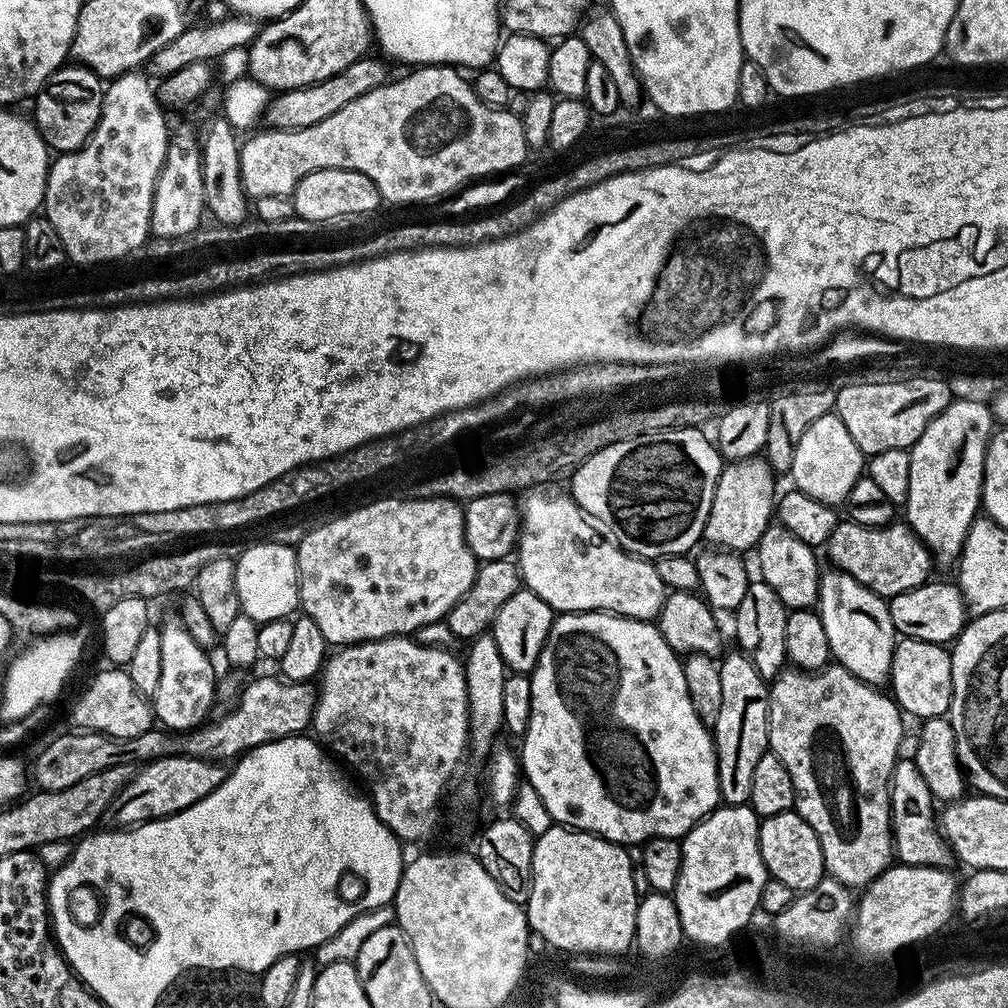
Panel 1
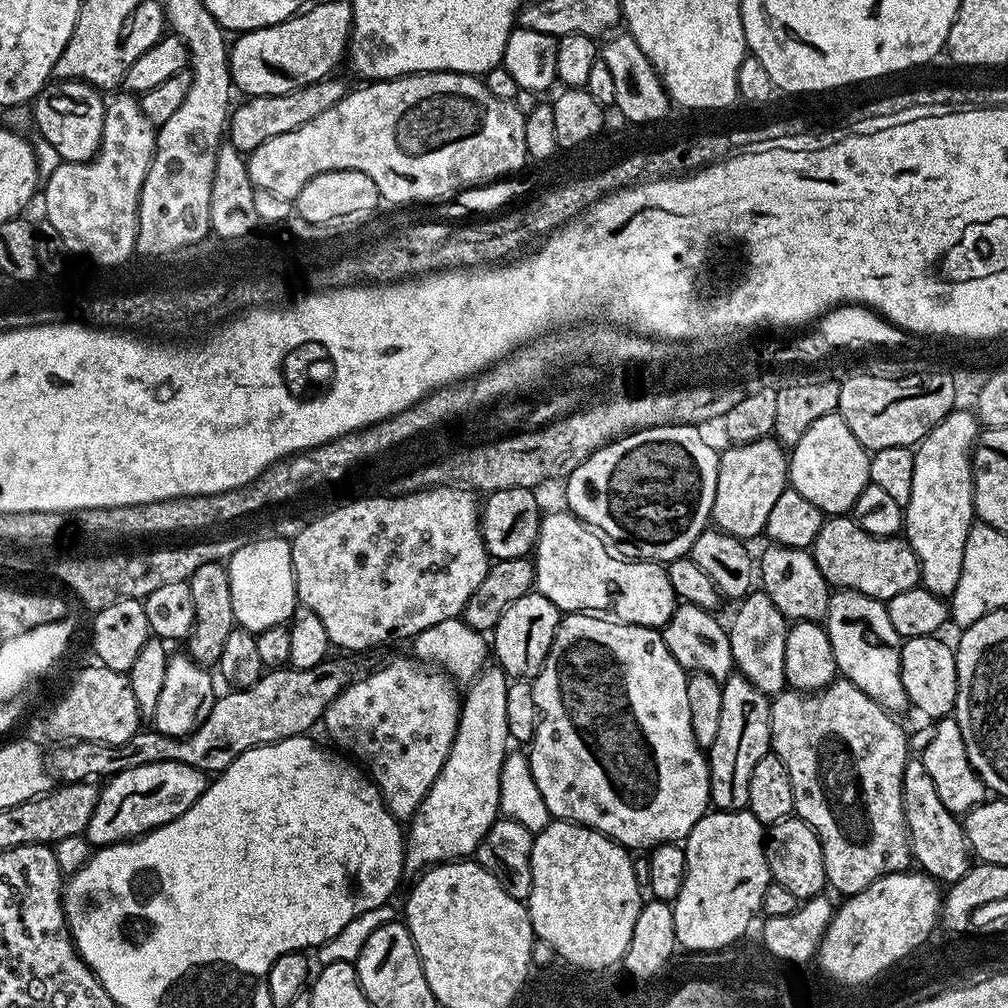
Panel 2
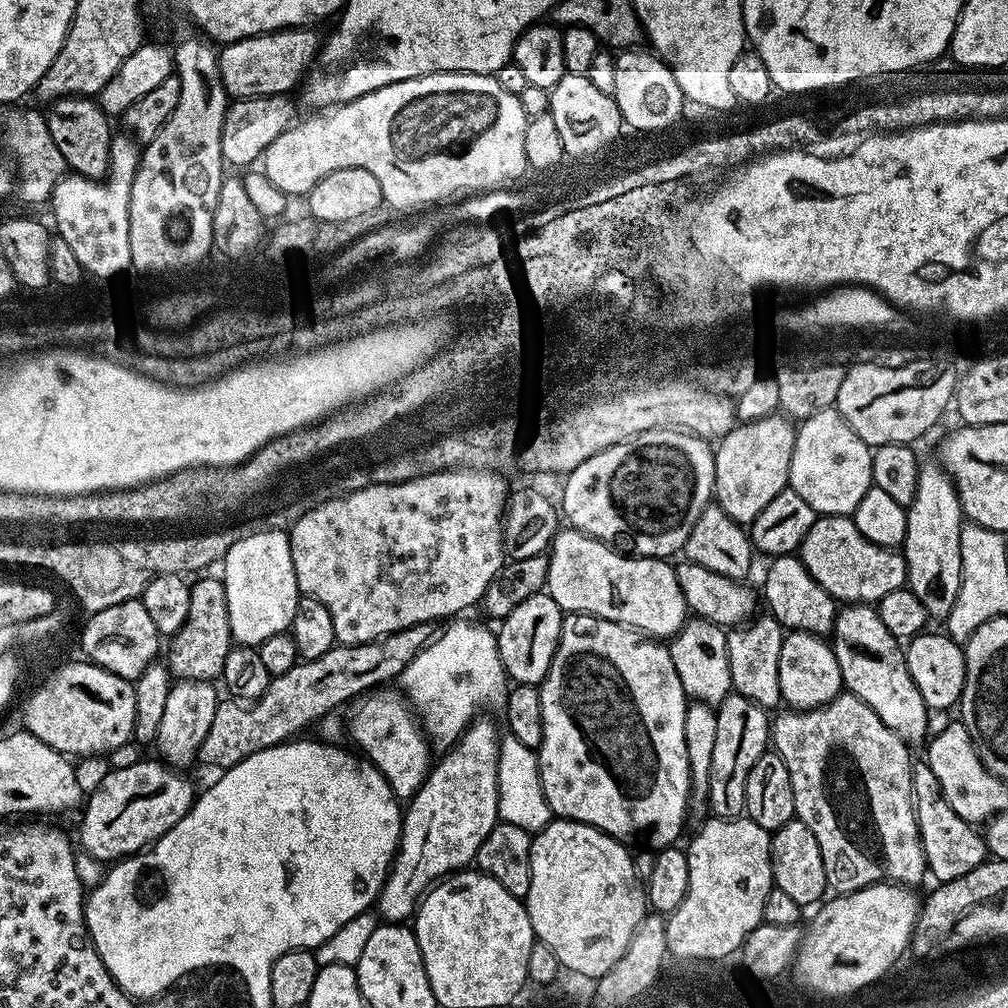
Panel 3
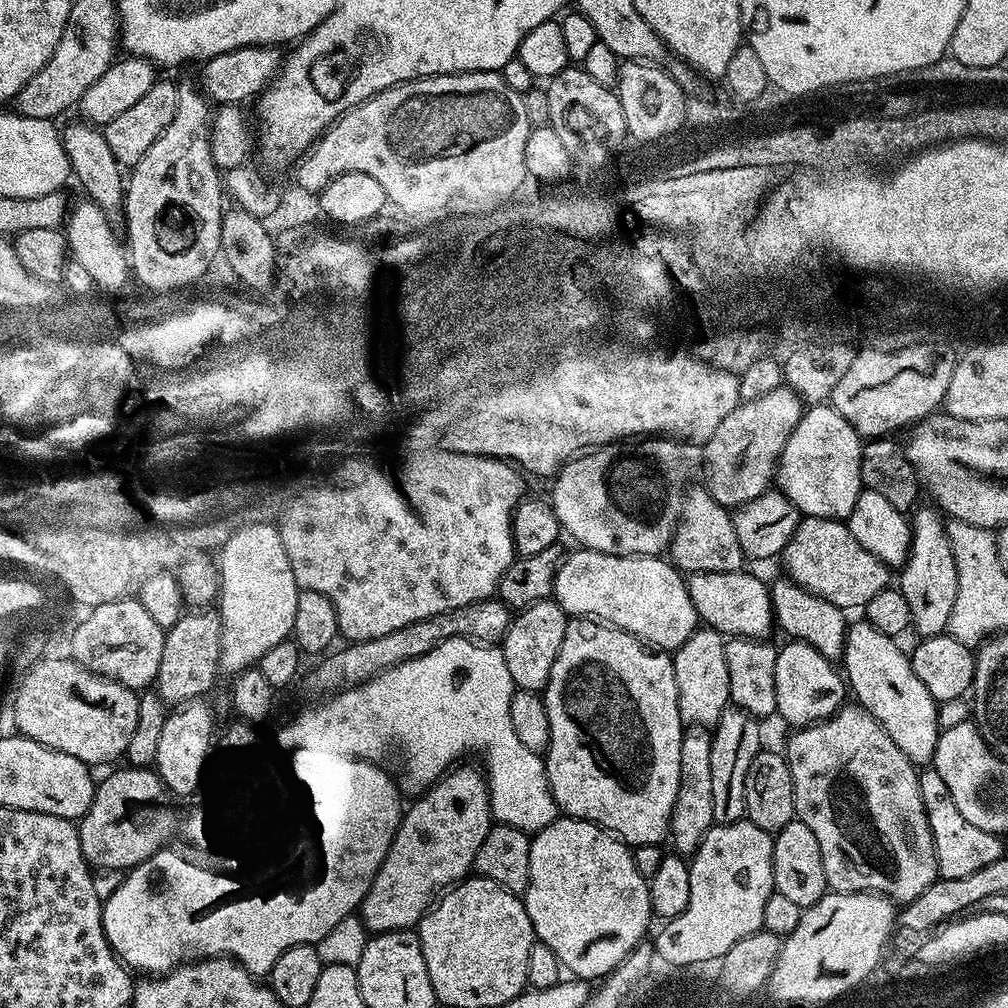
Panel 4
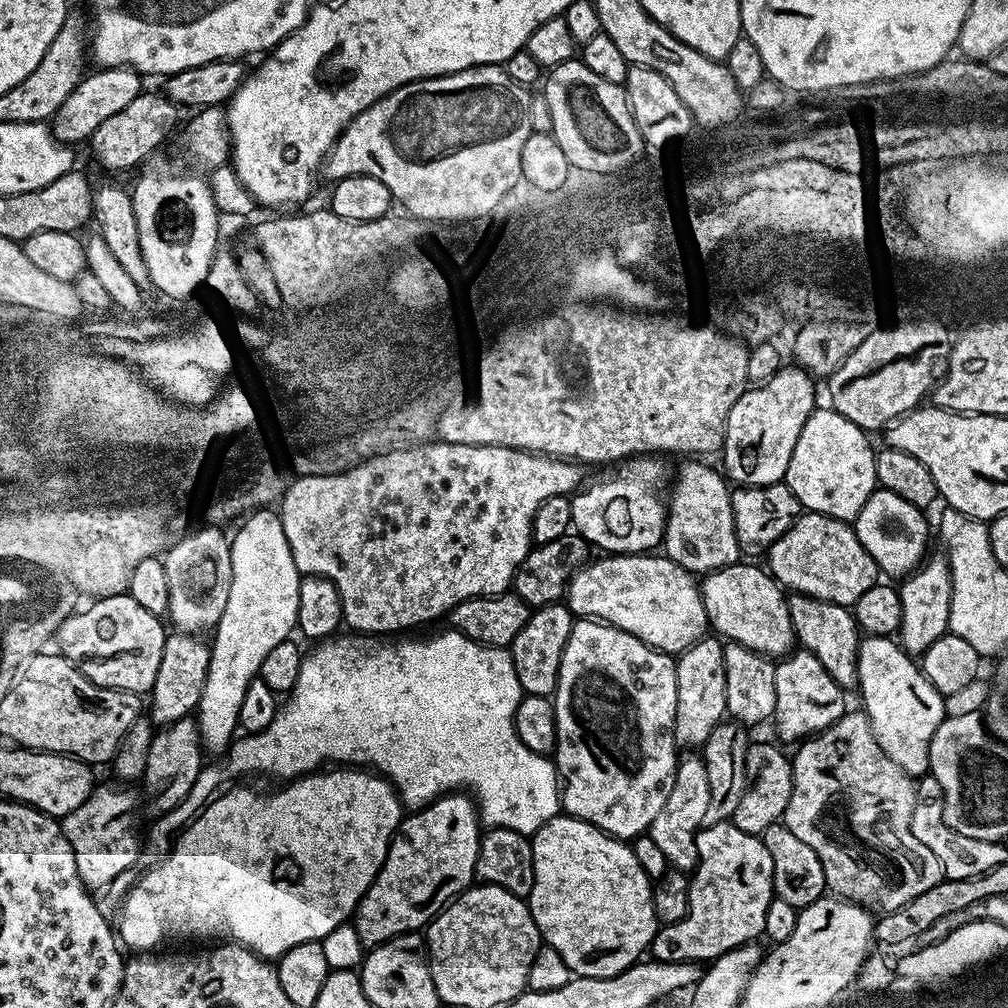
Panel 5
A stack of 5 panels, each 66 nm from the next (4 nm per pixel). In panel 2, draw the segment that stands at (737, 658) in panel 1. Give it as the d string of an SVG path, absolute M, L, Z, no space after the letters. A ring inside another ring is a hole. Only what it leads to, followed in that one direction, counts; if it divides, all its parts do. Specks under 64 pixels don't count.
M733 674L720 685L722 690L722 718L718 725L718 738L714 738L711 748L707 749L708 781L710 782L710 804L713 809L722 812L742 812L748 807L750 798L750 774L754 774L754 766L758 766L758 758L762 758L772 746L772 706L769 697L758 690L758 686L750 686L745 676Z

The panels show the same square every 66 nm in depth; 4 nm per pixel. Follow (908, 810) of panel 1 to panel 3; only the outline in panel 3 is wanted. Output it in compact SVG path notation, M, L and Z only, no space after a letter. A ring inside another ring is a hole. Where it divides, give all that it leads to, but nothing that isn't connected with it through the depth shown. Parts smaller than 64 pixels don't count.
M926 762L912 765L912 799L916 806L916 821L924 847L924 857L928 863L928 872L933 881L945 884L954 878L962 878L962 874L970 874L974 866L978 866L989 855L988 846L983 835L963 820L945 802L940 795L940 783L934 778L934 770Z

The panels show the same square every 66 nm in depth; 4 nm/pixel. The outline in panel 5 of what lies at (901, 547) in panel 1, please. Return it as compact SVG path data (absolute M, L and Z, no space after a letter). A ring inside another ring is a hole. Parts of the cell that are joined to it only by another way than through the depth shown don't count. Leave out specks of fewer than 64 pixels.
M805 511L800 515L792 529L769 546L766 559L772 579L789 593L845 606L855 606L858 598L882 576L874 558L870 558L866 546L856 537L851 523L817 512Z

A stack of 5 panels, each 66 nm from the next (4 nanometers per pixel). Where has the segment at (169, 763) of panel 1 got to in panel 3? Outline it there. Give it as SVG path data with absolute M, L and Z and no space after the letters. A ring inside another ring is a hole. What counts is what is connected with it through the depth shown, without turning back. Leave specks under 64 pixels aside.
M142 758L134 766L112 768L89 796L87 793L84 817L80 820L79 847L94 859L115 862L143 852L192 809L197 789L192 789L191 782L175 767L156 760Z

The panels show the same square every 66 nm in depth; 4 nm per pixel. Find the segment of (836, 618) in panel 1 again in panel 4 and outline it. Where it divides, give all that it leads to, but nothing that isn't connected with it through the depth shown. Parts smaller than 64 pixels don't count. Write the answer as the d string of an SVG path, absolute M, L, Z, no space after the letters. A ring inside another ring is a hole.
M867 619L849 623L842 668L846 673L846 684L858 701L871 716L879 720L886 734L906 754L906 758L917 766L932 764L932 755L936 753L936 743L942 731L936 720L938 702L918 682L918 674L914 674L912 661L907 651L899 648L897 641L891 636L882 634L869 624Z

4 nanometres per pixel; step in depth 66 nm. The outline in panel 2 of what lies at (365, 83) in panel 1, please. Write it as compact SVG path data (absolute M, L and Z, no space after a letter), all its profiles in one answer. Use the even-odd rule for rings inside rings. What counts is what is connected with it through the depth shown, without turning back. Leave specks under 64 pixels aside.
M325 78L302 86L290 94L266 94L265 96L249 96L245 104L237 103L230 112L230 143L245 154L254 151L266 138L278 138L278 134L290 134L290 130L298 130L298 126L306 126L322 110L330 110L346 94L346 87L337 78Z

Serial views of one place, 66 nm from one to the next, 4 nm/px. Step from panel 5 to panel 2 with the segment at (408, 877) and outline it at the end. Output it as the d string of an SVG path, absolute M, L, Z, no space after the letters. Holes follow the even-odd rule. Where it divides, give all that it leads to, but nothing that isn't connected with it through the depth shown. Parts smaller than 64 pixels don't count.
M488 666L467 685L468 696L466 692L460 706L450 754L438 778L434 778L434 786L430 786L426 798L406 828L404 866L409 873L416 874L434 864L471 857L486 830L490 830L492 823L501 815L500 771L510 751L506 722L509 683L503 668Z

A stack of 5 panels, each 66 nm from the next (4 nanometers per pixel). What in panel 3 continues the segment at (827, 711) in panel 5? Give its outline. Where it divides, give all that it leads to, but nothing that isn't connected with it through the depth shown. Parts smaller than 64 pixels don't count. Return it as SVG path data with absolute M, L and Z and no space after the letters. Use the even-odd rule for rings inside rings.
M789 631L782 642L782 654L778 654L778 686L780 699L789 709L809 712L812 708L821 708L829 704L835 696L845 691L835 647L825 637L816 636L813 632Z

